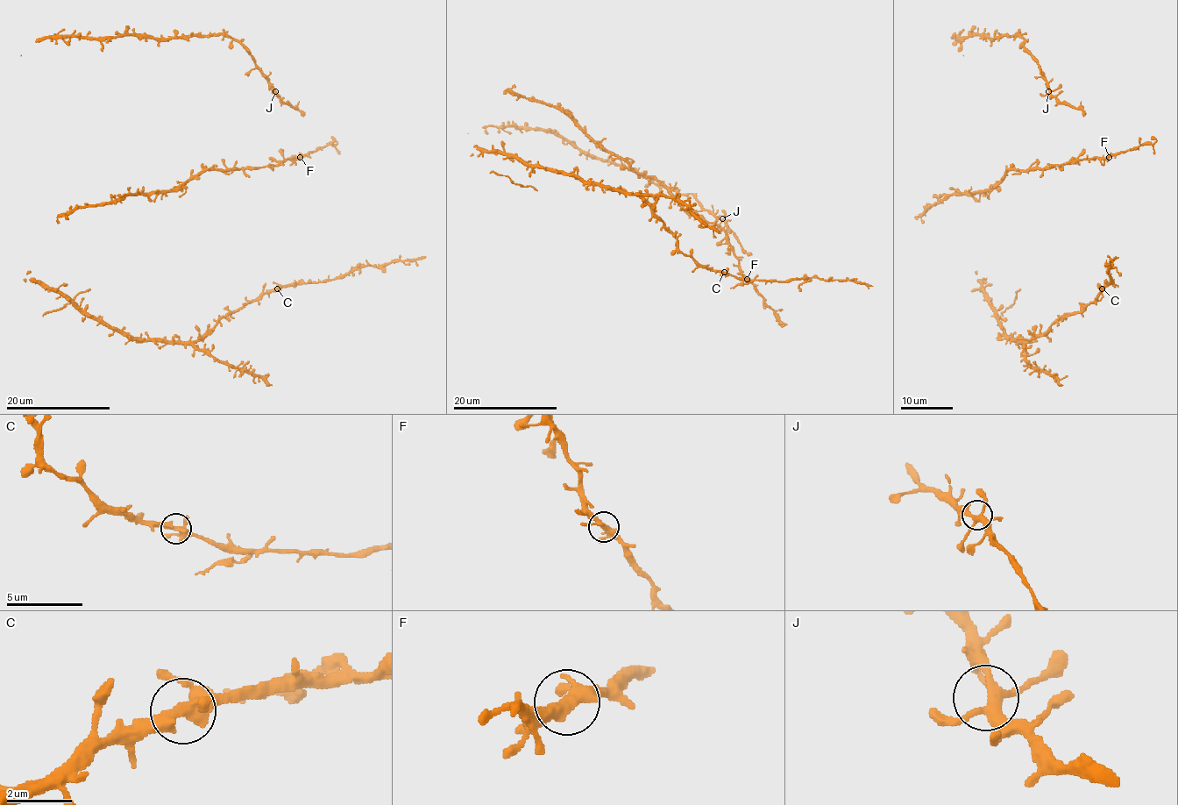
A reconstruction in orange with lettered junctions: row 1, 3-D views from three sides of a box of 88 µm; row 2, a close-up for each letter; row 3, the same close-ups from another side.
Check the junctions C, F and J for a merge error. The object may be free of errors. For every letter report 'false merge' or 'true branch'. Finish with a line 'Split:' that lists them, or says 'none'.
C: true branch
F: true branch
J: true branch
Split: none

